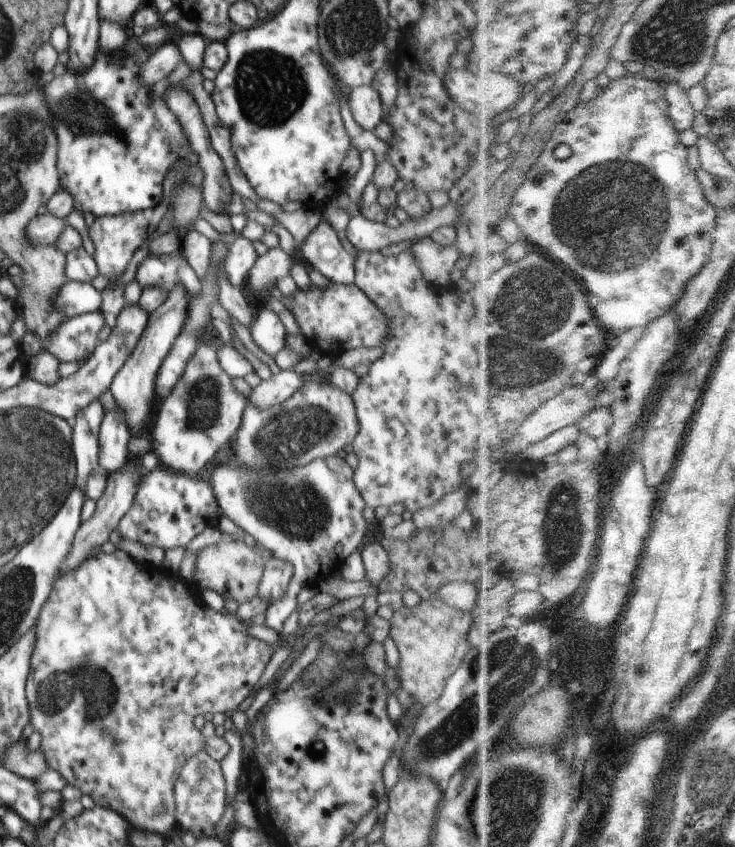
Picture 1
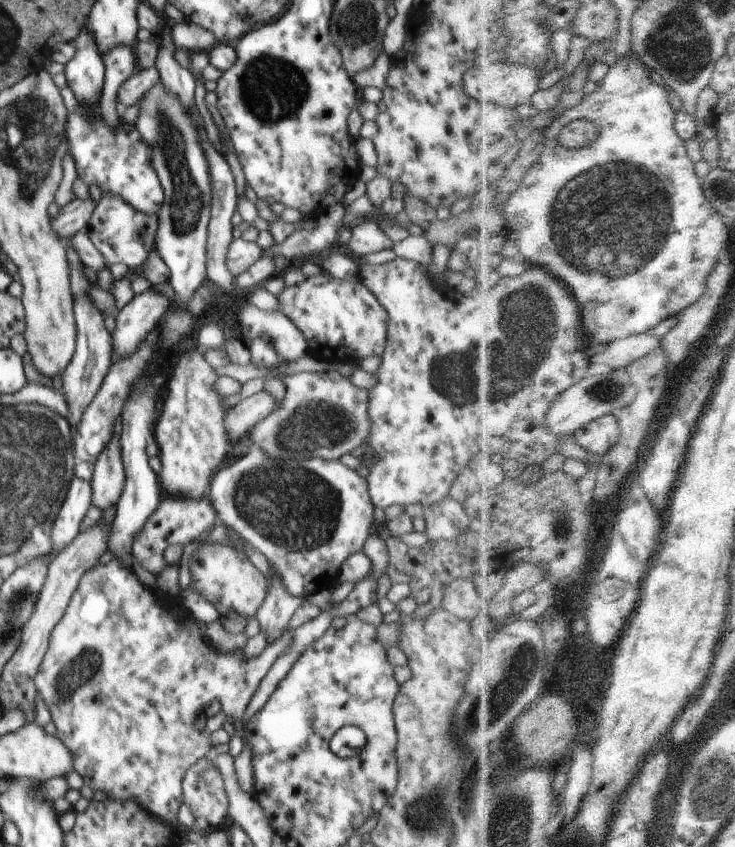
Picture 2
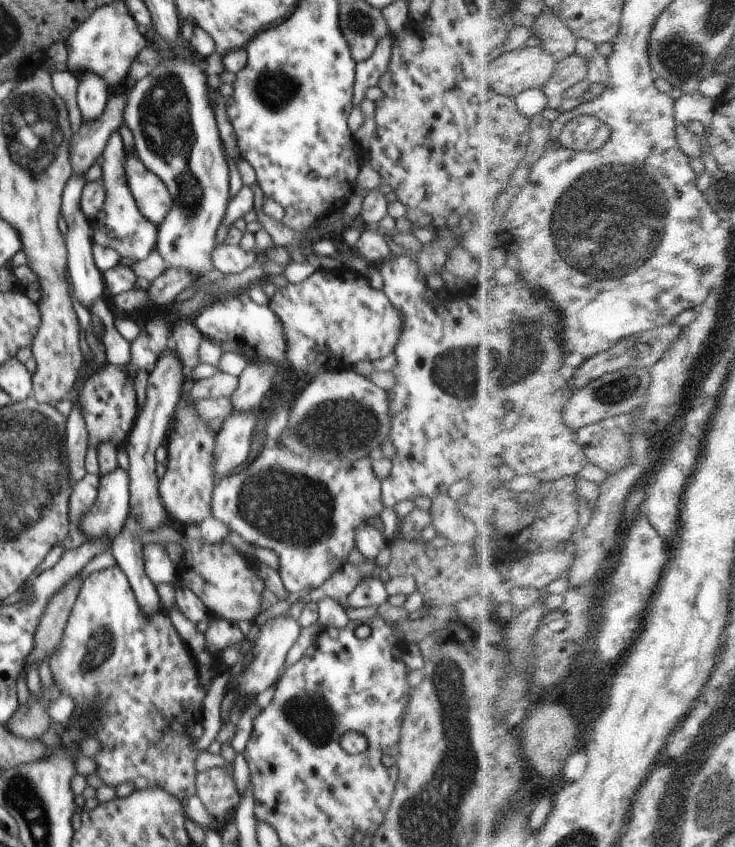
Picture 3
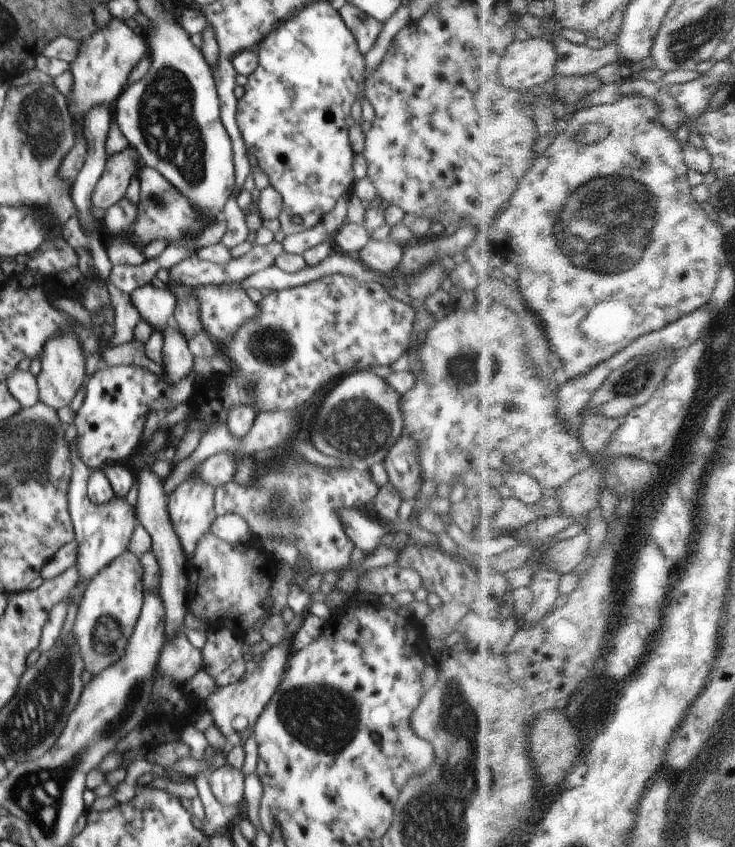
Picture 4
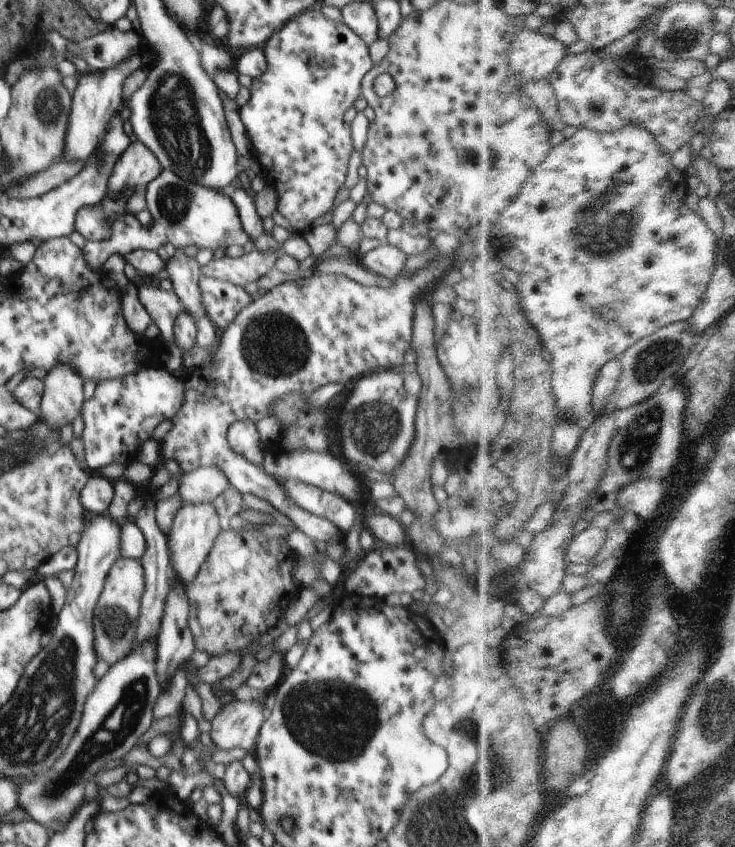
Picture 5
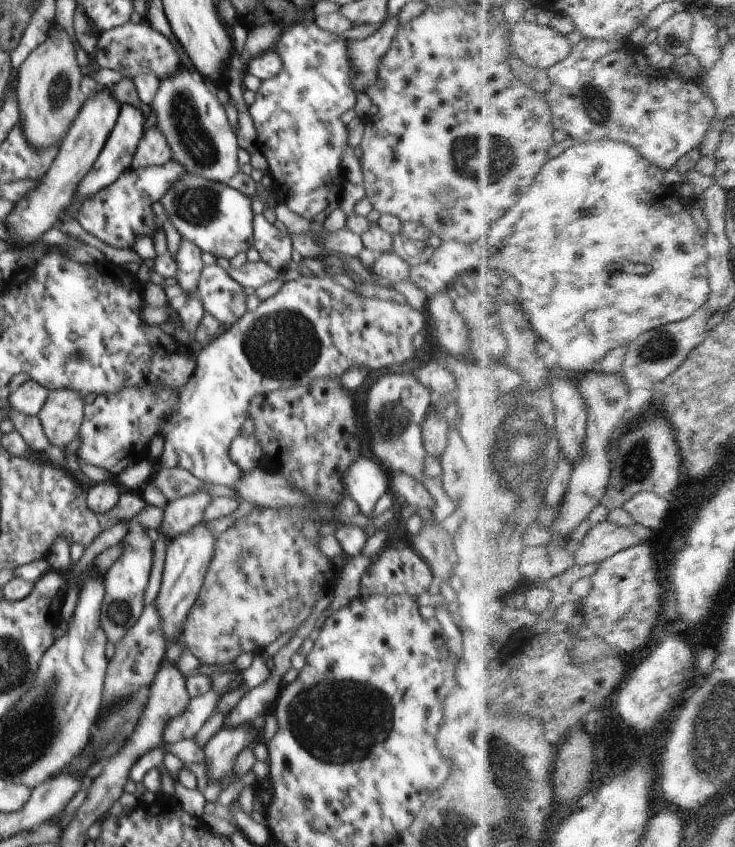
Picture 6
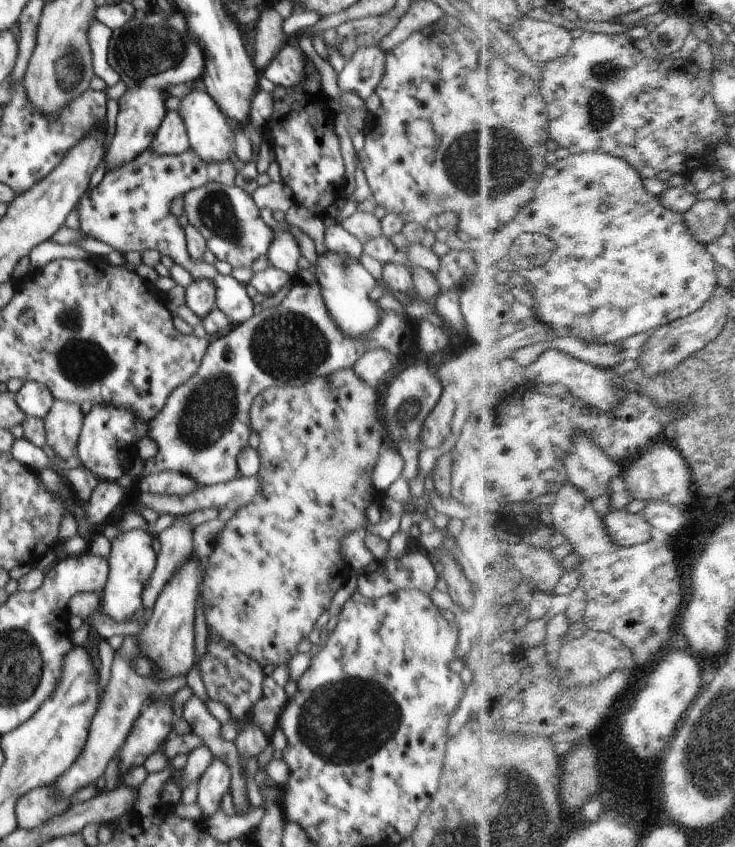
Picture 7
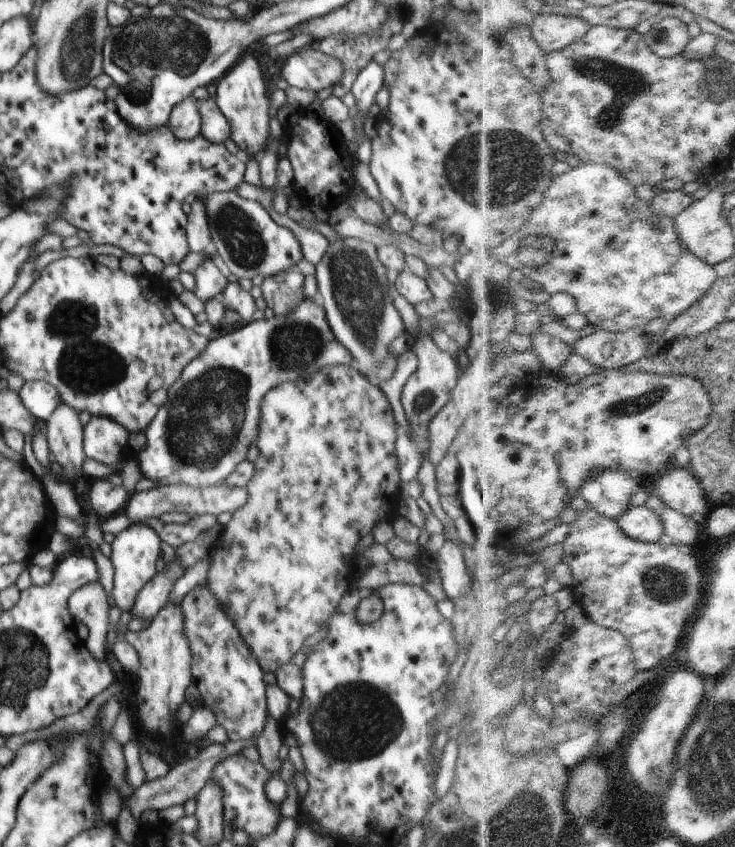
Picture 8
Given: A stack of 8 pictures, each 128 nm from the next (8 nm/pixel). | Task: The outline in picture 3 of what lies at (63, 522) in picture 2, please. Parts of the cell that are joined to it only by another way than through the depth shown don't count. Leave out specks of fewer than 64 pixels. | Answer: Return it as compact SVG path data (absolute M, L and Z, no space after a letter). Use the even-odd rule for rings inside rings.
M87 474L73 484L71 489L70 500L68 503L68 518L70 525L78 528L80 518L92 508L96 497L98 496L98 488L100 488L100 474Z

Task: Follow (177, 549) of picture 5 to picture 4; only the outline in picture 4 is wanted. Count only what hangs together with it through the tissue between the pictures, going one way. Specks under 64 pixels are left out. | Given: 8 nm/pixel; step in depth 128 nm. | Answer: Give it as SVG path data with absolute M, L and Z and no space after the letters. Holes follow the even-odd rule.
M191 475L167 496L167 512L186 558L193 556L197 541L209 533L217 518L214 511L214 494L215 489L212 486L196 475Z

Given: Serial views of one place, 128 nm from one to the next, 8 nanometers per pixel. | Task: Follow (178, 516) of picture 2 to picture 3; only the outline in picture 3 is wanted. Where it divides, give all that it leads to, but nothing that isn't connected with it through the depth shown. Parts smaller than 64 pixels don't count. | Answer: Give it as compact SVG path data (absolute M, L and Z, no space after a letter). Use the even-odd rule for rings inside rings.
M146 544L146 546L143 546L142 554L146 576L154 584L175 584L178 581L176 565L168 557L165 544Z

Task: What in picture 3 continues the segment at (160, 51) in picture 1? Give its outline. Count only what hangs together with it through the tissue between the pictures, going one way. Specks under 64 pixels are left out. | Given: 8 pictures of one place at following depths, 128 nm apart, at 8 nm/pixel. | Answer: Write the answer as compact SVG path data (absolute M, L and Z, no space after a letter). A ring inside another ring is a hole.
M128 84L118 91L112 91L102 116L98 120L83 120L79 131L70 136L69 161L73 174L84 176L92 164L102 156L112 132L122 125L127 90Z

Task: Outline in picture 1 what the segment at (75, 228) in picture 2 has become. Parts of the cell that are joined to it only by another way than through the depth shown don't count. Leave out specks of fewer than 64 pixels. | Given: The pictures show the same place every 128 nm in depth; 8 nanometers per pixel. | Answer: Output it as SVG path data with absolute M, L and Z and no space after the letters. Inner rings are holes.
M48 212L35 217L25 229L26 241L32 247L54 245L68 223Z

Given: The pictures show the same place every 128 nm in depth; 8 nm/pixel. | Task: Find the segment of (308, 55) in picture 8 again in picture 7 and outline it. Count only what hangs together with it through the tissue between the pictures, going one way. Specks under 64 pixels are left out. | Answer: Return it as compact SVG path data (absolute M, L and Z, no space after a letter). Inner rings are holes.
M295 40L289 41L276 53L276 58L272 58L272 64L266 66L262 74L276 86L292 88L304 80L304 66L308 59Z

